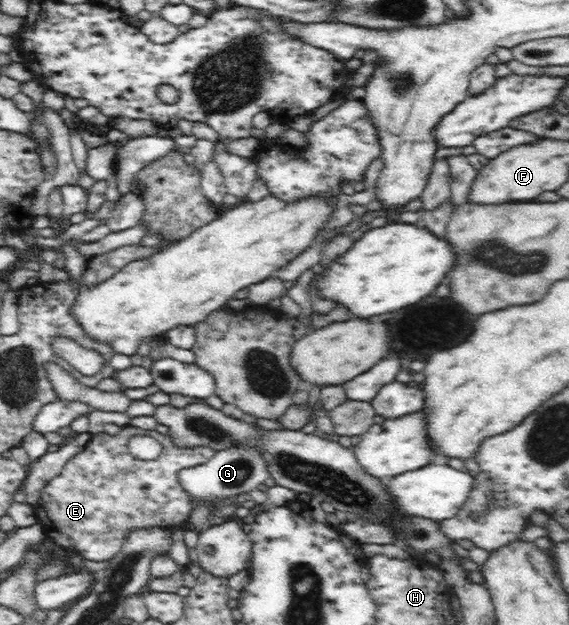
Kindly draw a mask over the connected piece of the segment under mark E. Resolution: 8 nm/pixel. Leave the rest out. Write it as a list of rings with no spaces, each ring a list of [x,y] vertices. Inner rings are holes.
[[[131,425],[121,427],[114,435],[105,432],[92,434],[84,449],[66,460],[61,466],[61,472],[55,477],[46,480],[41,488],[38,503],[34,506],[36,520],[44,528],[46,536],[52,538],[55,543],[79,552],[87,560],[108,561],[121,550],[122,542],[131,529],[150,528],[151,525],[182,525],[186,521],[193,508],[193,500],[182,489],[177,474],[183,469],[189,469],[190,466],[202,465],[211,460],[215,453],[205,446],[175,446],[167,434]],[[137,435],[153,437],[163,445],[163,454],[157,460],[135,458],[129,452],[128,442],[132,436]]]

